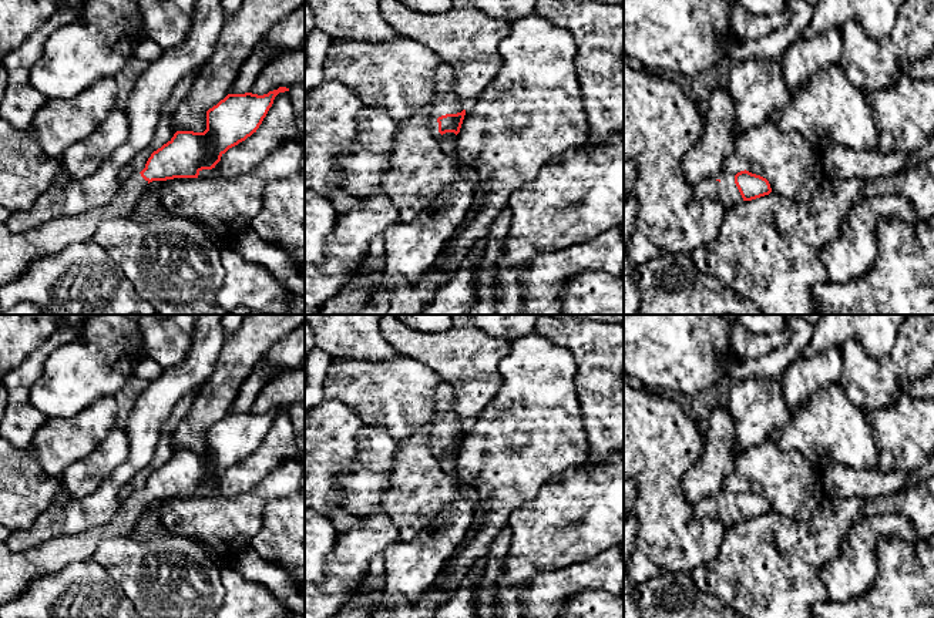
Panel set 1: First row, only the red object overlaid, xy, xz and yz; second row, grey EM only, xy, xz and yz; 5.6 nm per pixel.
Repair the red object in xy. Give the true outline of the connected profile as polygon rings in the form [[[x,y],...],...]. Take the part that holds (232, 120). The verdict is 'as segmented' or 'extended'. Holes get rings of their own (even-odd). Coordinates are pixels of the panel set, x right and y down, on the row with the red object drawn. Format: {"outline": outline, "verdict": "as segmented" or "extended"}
{"outline": [[[279,87],[263,95],[252,93],[228,94],[206,111],[206,130],[204,132],[177,131],[167,144],[151,154],[145,168],[124,182],[117,195],[104,206],[88,212],[73,212],[23,232],[10,231],[0,222],[0,286],[20,278],[37,261],[56,255],[73,243],[93,239],[104,221],[131,215],[149,182],[174,178],[198,178],[202,169],[215,168],[229,148],[256,132],[275,97],[285,91],[289,91],[289,88]]], "verdict": "extended"}

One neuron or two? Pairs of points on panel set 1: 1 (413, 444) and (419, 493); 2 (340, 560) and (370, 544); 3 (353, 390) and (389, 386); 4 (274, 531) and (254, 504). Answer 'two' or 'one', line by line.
1: one
2: one
3: one
4: two

